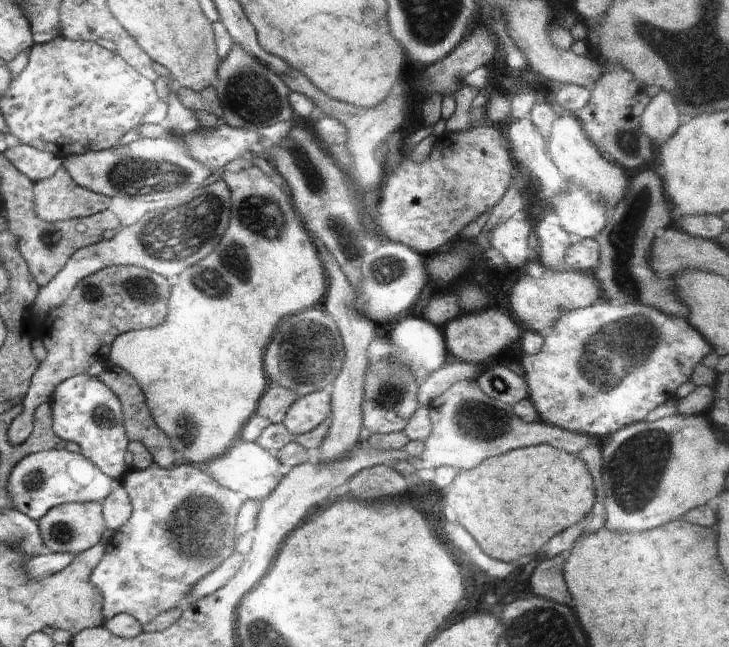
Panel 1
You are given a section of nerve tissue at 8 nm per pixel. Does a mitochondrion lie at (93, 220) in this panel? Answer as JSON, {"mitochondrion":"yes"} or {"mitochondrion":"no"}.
{"mitochondrion":"no"}

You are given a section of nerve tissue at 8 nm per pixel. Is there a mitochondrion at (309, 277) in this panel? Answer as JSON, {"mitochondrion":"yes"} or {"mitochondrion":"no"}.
{"mitochondrion":"no"}

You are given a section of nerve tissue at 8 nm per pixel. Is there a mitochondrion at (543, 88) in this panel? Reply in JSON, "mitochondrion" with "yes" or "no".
{"mitochondrion":"no"}

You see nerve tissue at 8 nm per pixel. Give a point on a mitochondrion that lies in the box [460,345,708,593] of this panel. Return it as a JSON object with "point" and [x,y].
{"point":[635,469]}

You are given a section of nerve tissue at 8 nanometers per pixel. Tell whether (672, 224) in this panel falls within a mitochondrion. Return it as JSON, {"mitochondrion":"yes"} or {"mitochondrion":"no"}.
{"mitochondrion":"no"}

